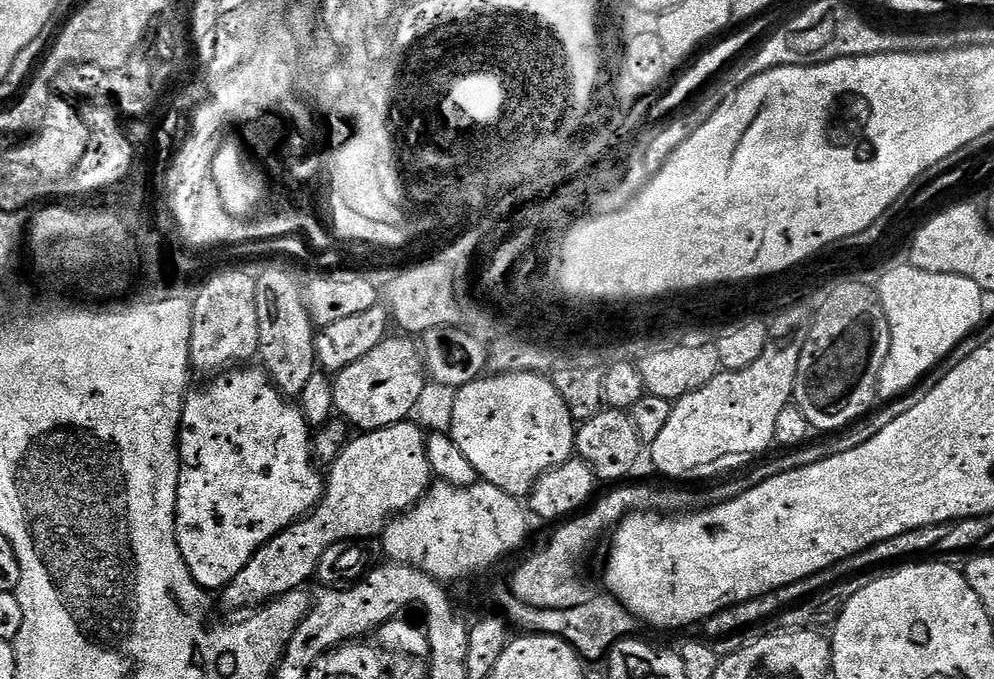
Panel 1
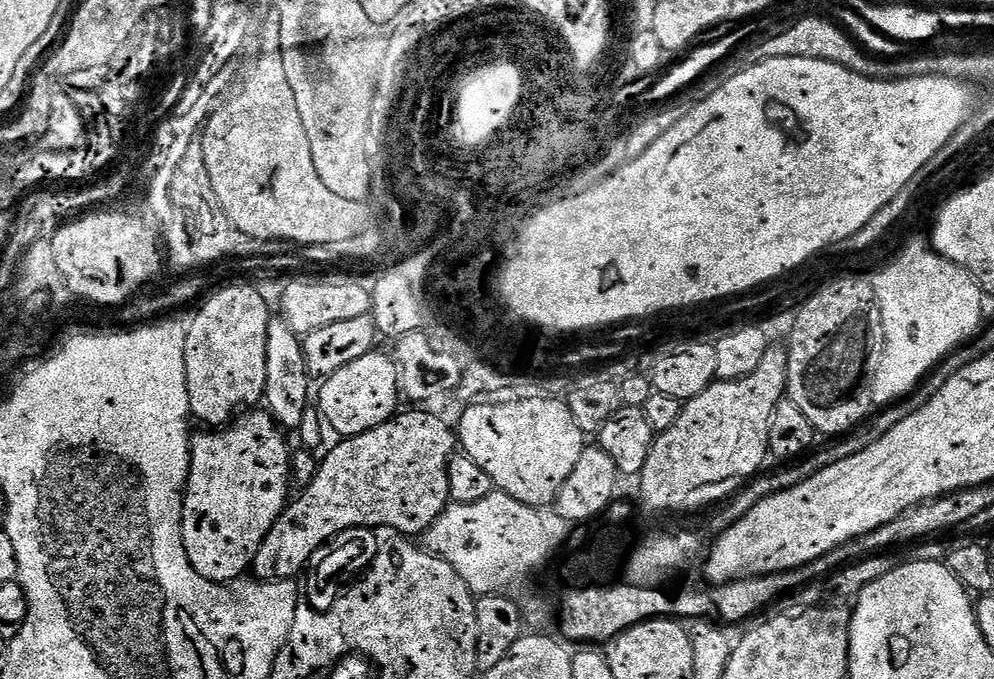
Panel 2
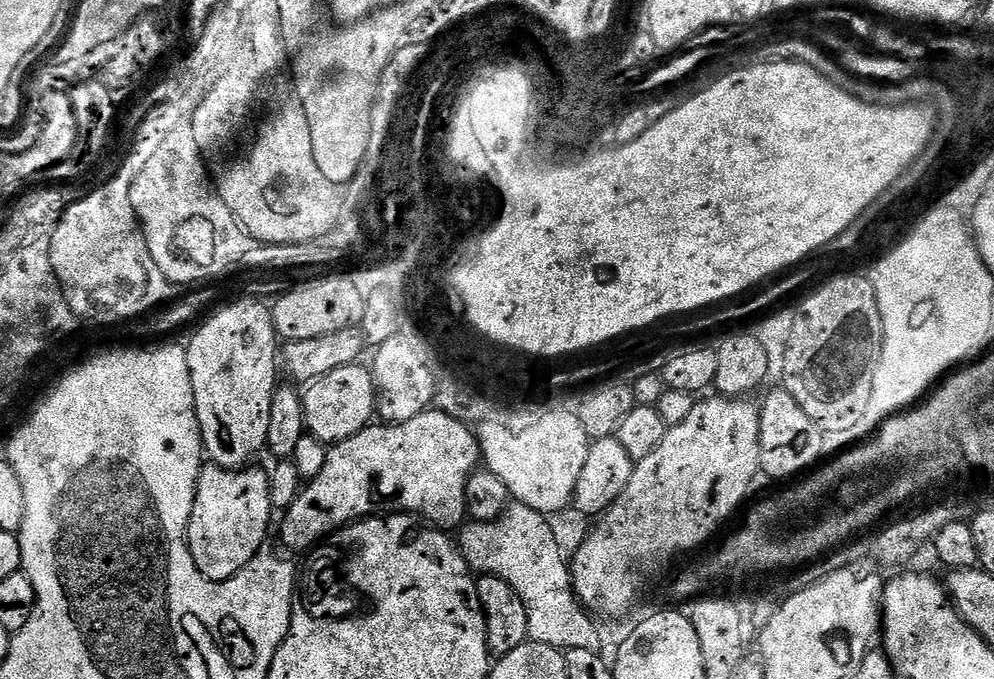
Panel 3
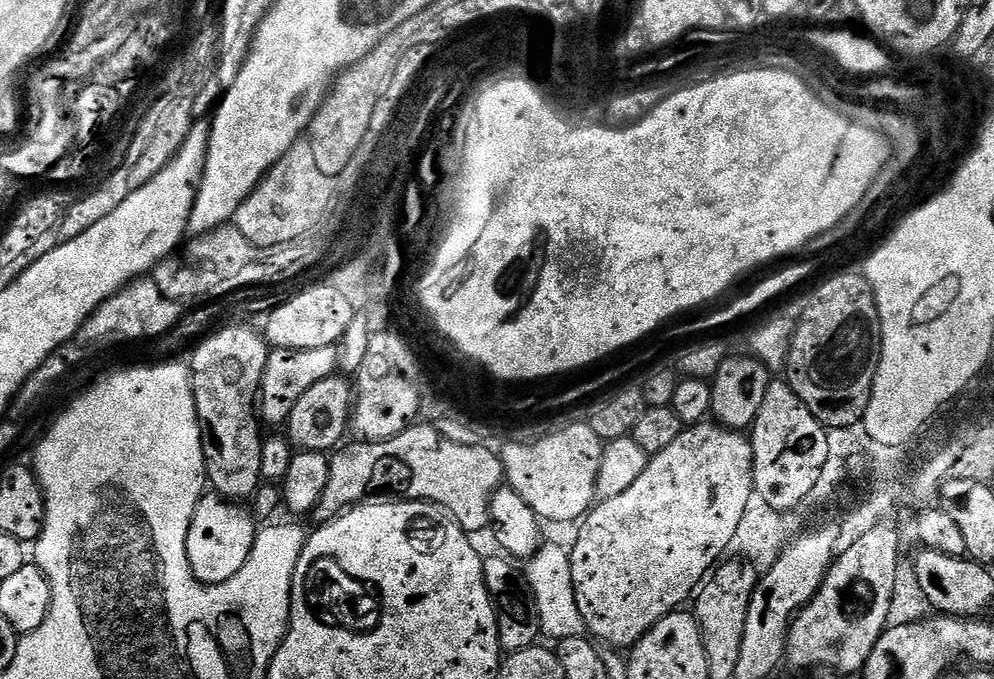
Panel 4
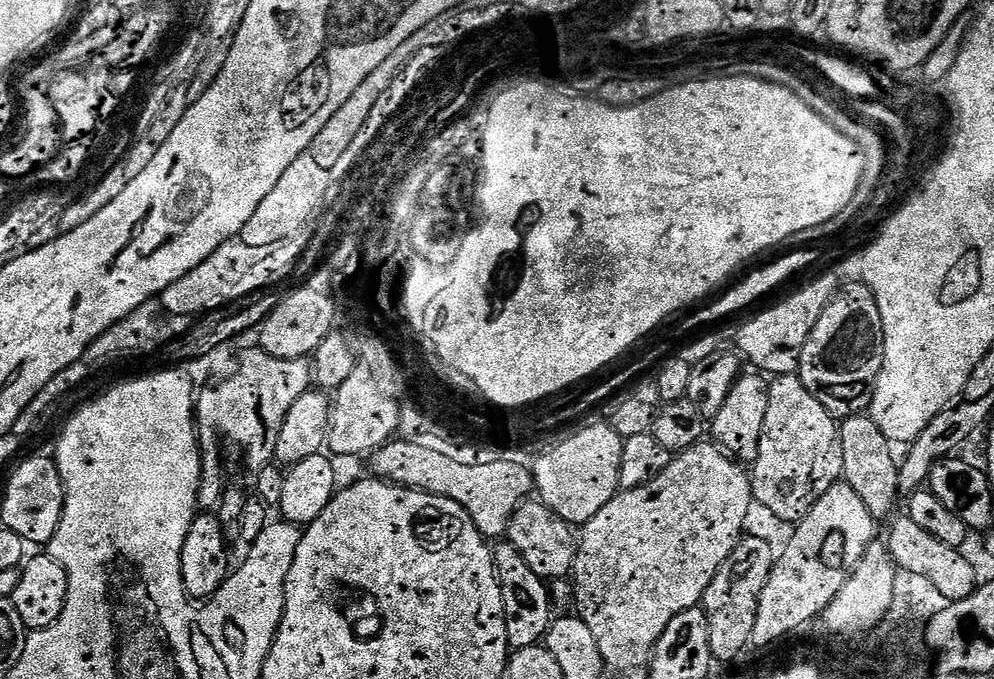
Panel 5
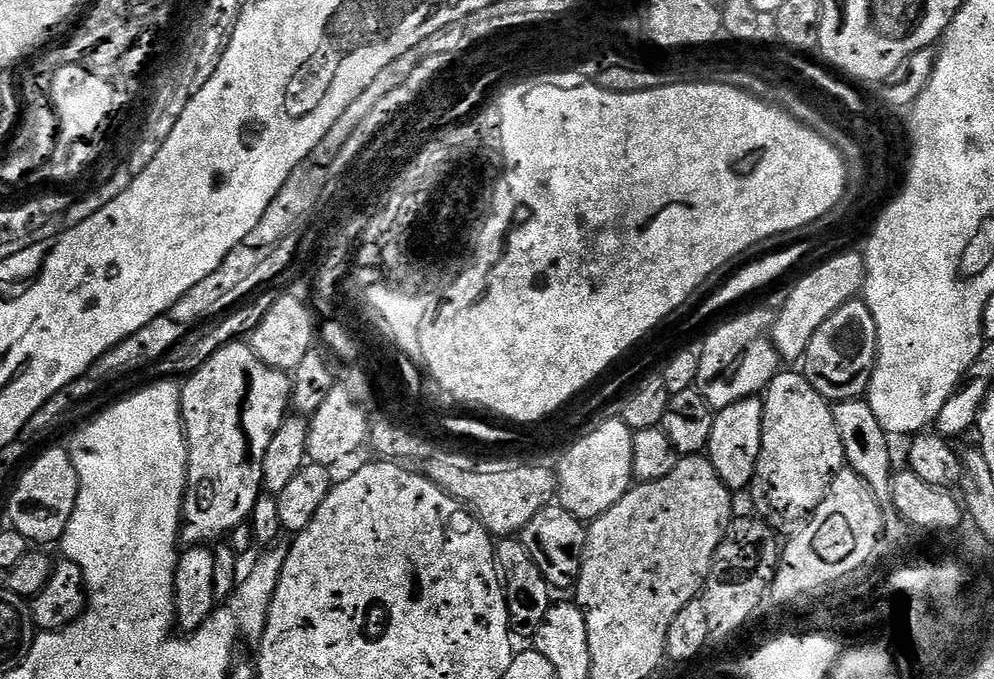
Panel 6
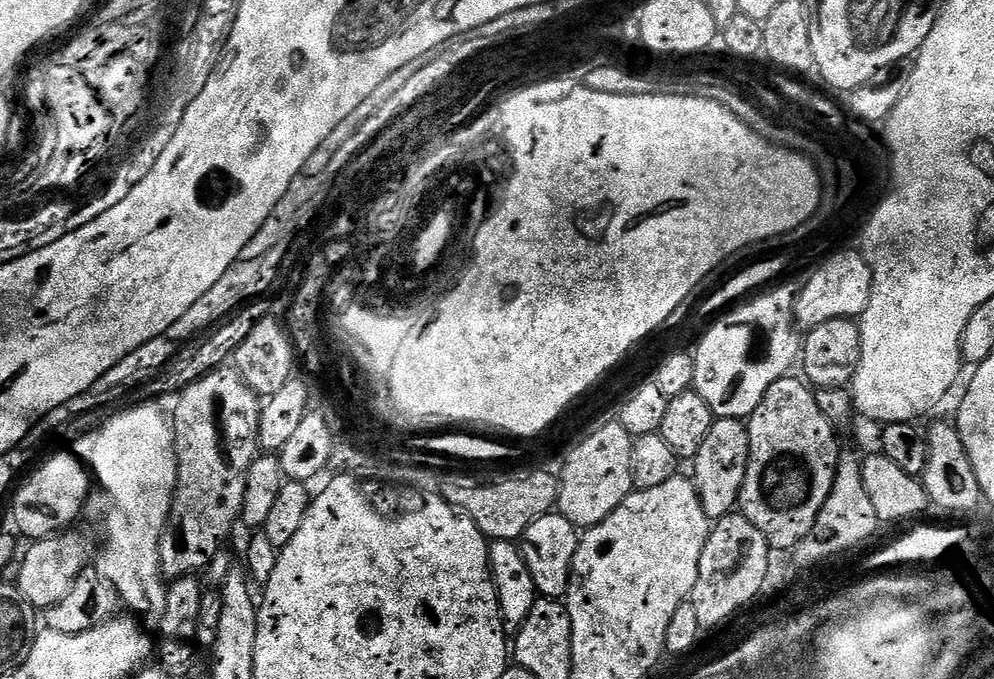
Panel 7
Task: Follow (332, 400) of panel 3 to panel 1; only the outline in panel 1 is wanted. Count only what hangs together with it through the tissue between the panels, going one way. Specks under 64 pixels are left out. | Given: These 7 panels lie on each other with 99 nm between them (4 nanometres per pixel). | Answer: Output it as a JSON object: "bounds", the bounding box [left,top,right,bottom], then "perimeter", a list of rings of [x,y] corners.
{"bounds":[332,335,426,433],"perimeter":[[[397,335],[386,338],[378,346],[374,346],[370,354],[346,366],[346,370],[335,373],[332,381],[335,411],[339,415],[341,412],[345,416],[343,419],[353,429],[360,428],[356,430],[361,433],[405,423],[410,417],[414,404],[422,395],[426,383],[426,371],[421,353],[417,345],[415,348],[411,344],[413,342],[411,339]]]}

